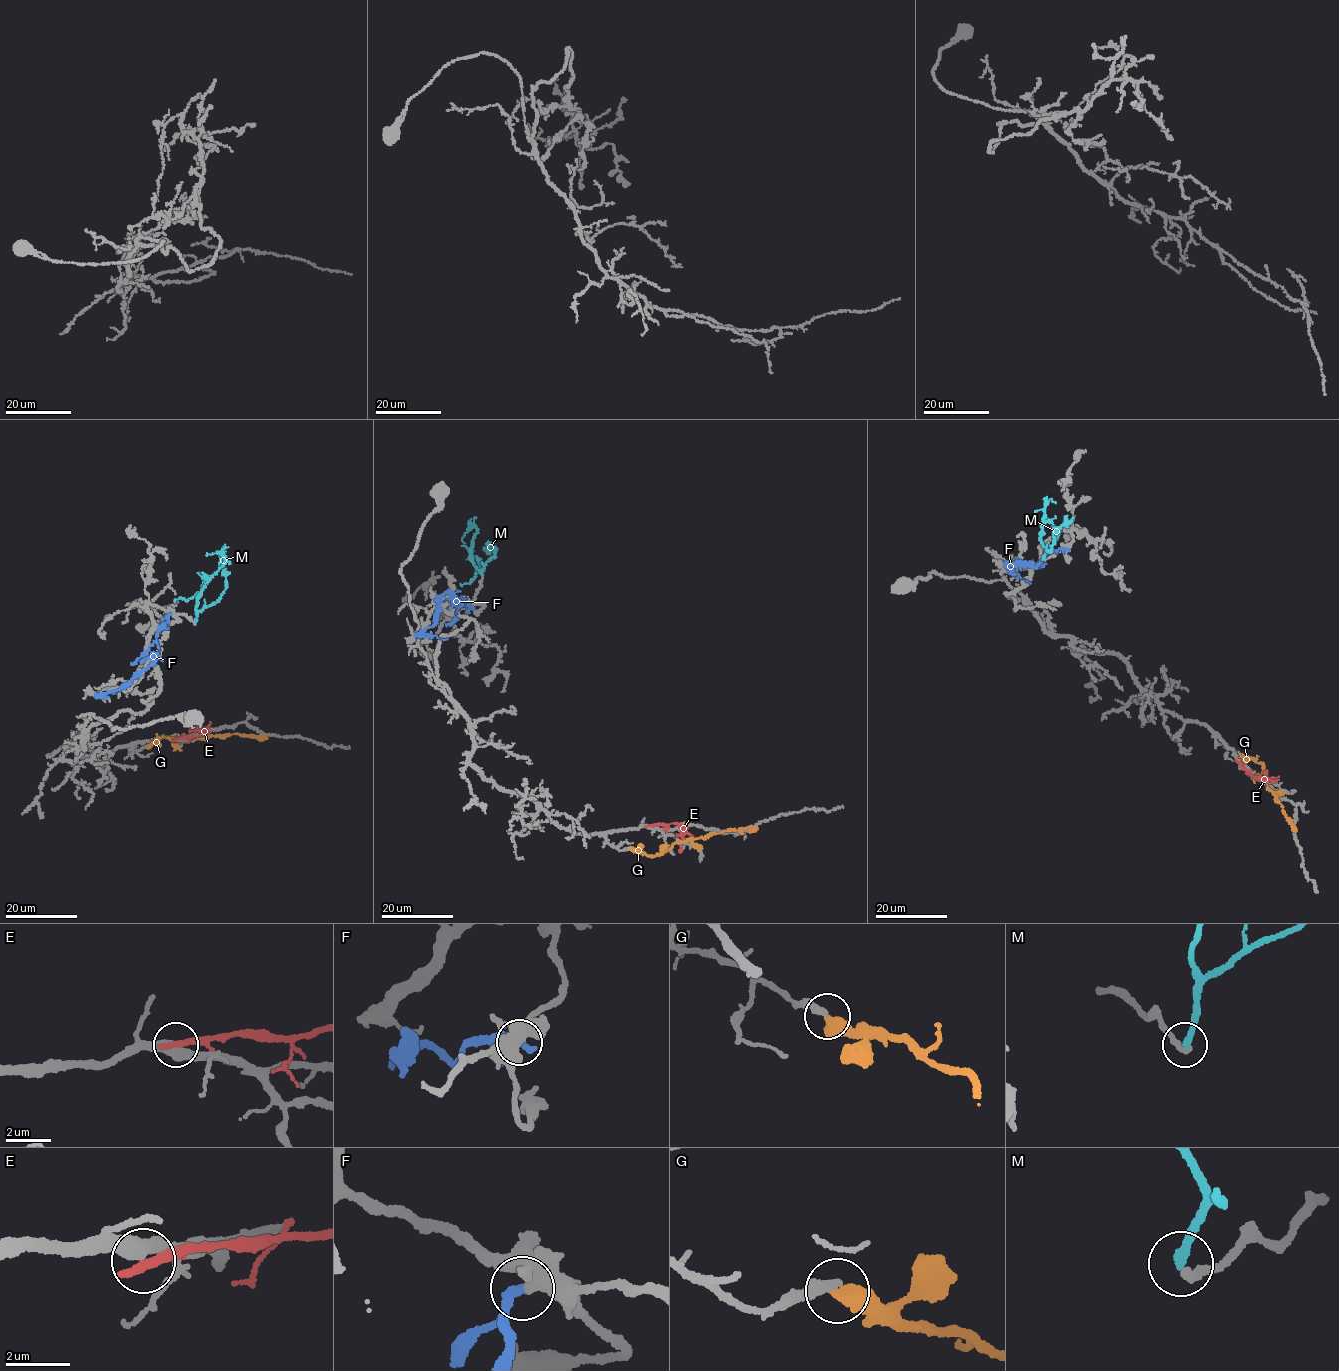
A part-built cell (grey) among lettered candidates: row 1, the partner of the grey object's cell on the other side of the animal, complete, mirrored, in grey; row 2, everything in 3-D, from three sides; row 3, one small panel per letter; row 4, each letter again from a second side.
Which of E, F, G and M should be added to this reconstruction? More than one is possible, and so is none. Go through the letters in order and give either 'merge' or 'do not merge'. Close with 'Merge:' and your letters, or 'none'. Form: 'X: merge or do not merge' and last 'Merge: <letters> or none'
E: do not merge
F: do not merge
G: do not merge
M: do not merge
Merge: none

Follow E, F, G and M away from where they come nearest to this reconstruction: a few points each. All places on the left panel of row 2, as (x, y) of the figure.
E: (177, 739), (203, 733), (189, 728)
F: (169, 614), (158, 631), (159, 649), (152, 663), (130, 684), (103, 695), (121, 689)
G: (148, 745), (167, 736), (200, 738), (237, 732), (268, 738)
M: (194, 622), (197, 599), (207, 578), (196, 596), (187, 599), (180, 597), (174, 601)

